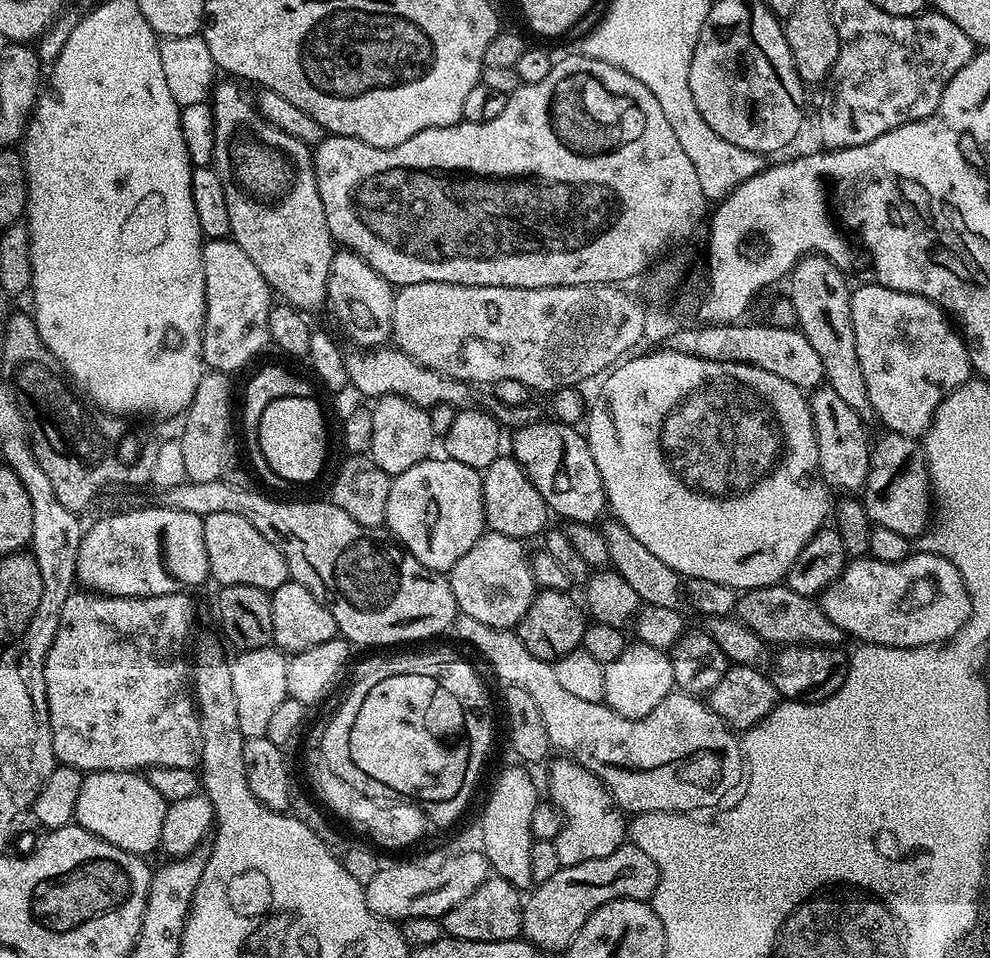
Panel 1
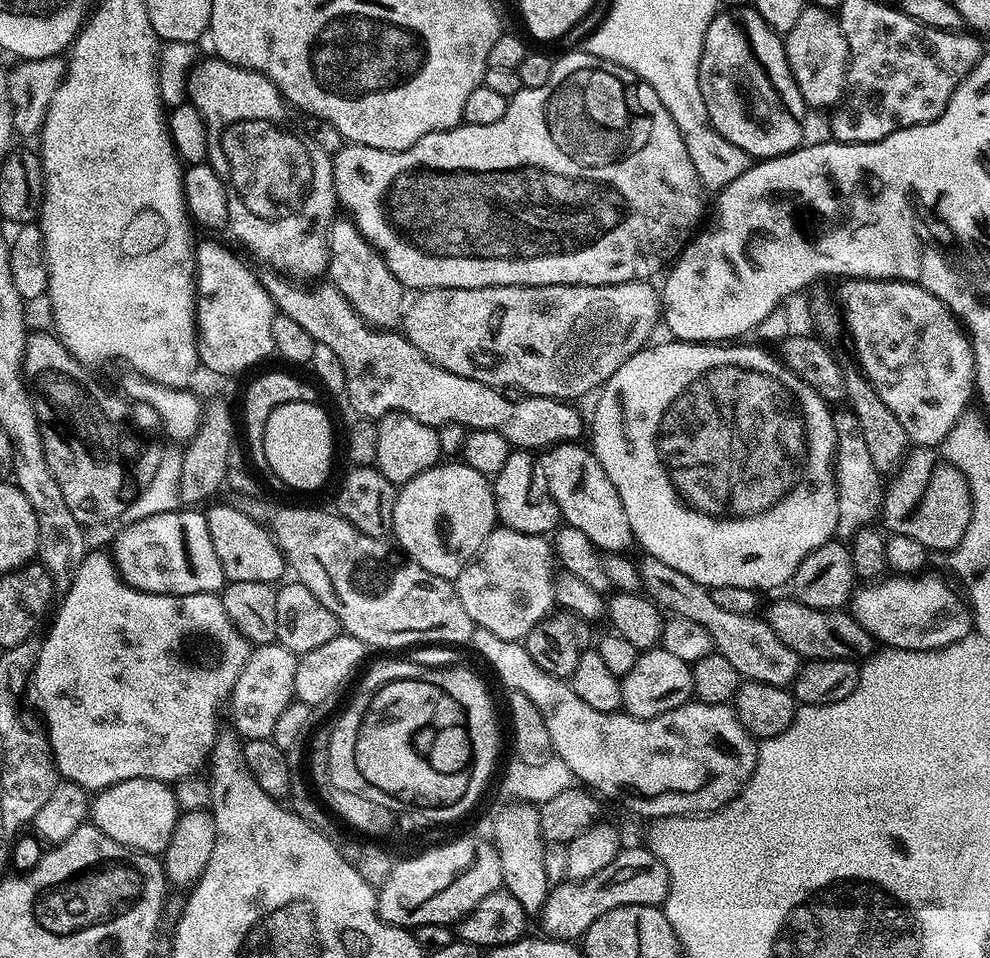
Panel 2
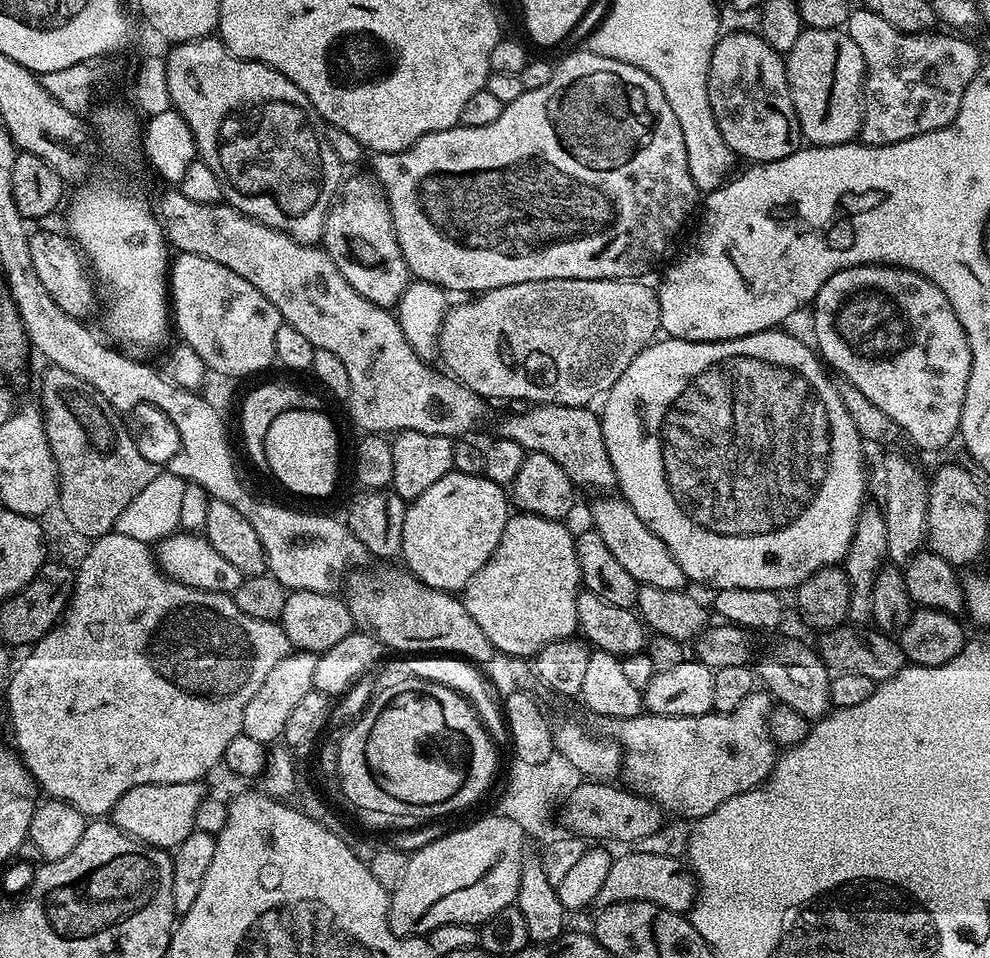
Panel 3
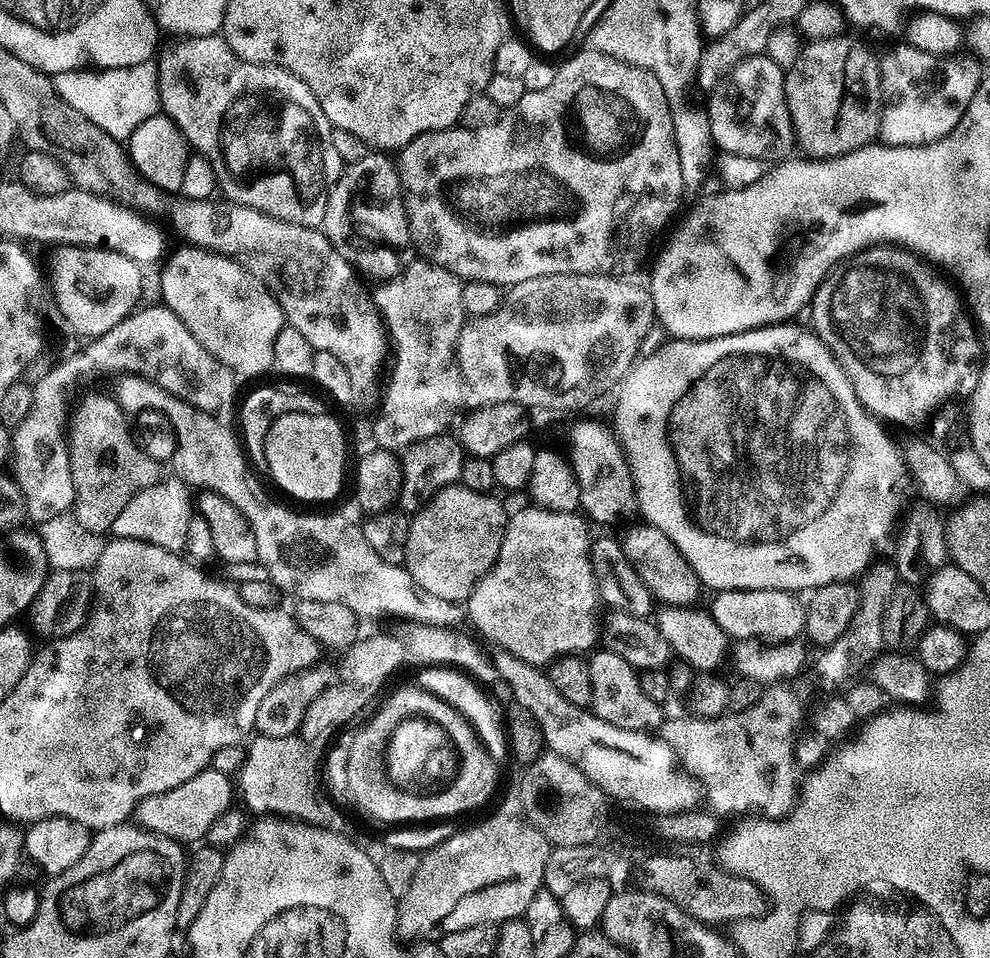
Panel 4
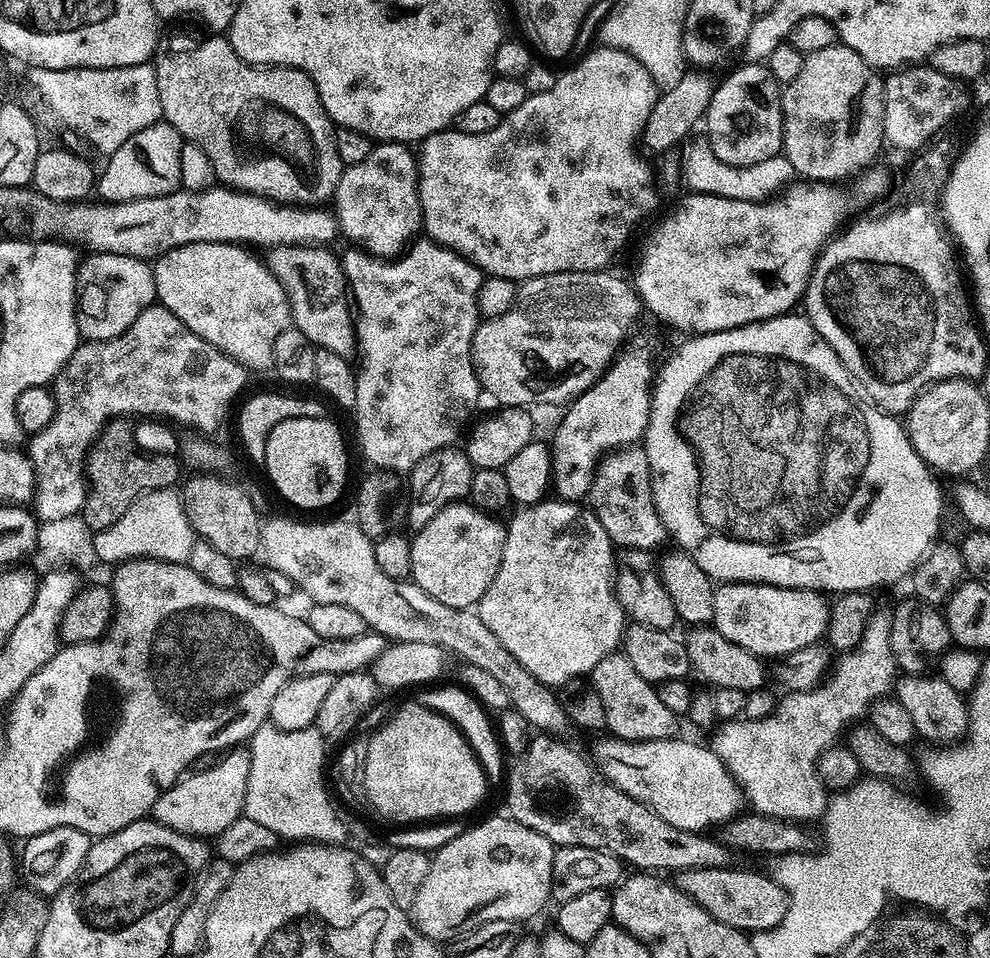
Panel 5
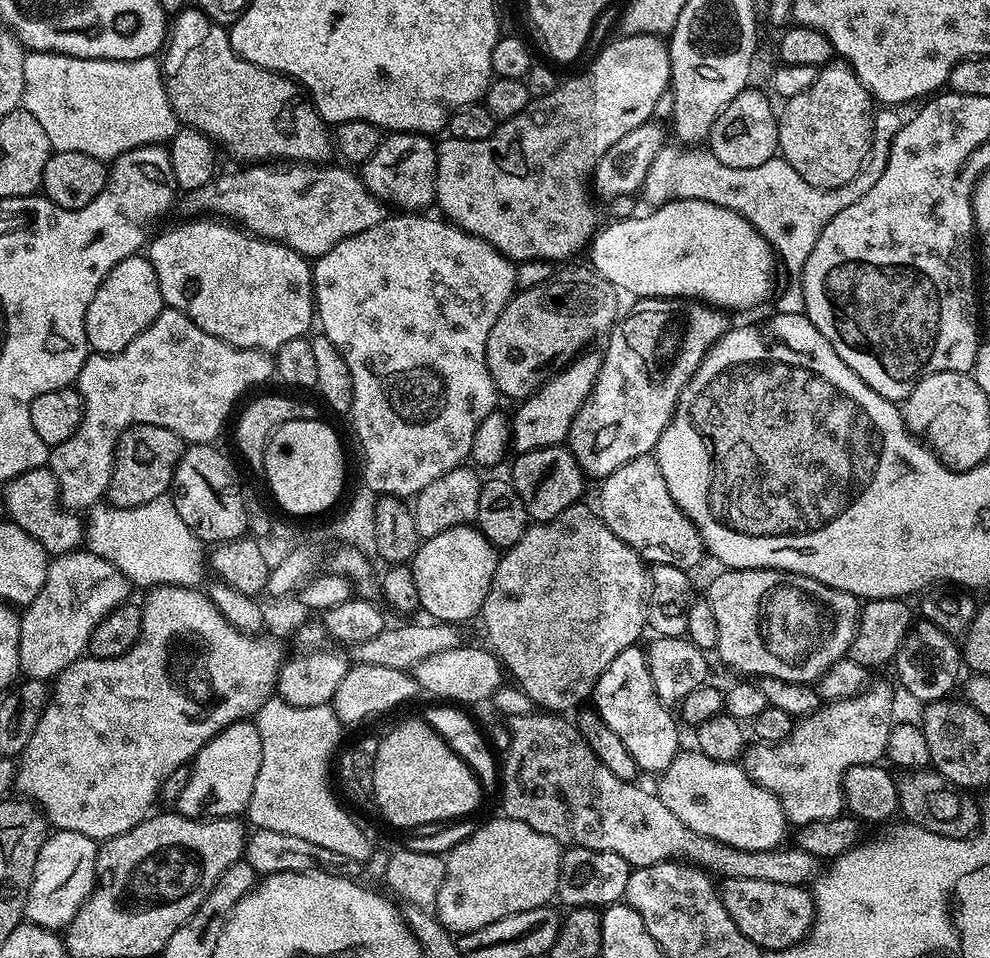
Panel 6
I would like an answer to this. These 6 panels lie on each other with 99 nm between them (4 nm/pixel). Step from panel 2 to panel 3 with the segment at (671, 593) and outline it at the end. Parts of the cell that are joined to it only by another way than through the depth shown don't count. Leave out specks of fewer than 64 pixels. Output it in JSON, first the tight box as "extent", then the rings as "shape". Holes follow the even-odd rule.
{"extent":[754,640,830,722],"shape":[[[788,640],[769,660],[755,665],[754,671],[769,696],[779,703],[790,706],[790,710],[798,710],[798,714],[805,716],[809,722],[815,722],[821,716],[828,715],[830,669],[821,660],[820,653],[815,647],[807,648],[796,640]]]}

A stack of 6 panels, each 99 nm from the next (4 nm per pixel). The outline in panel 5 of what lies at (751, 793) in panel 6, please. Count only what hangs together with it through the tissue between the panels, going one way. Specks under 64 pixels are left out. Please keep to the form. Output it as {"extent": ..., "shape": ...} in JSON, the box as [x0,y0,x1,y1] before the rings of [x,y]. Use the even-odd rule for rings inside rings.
{"extent":[594,738,742,833],"shape":[[[607,738],[596,748],[594,763],[605,780],[642,802],[658,818],[678,830],[703,833],[715,824],[724,826],[741,815],[742,793],[739,784],[711,747],[703,748],[692,740],[617,740]]]}

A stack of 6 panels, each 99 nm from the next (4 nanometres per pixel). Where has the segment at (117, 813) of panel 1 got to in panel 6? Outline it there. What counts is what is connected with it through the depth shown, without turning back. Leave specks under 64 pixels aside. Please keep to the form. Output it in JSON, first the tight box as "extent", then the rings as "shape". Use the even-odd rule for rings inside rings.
{"extent":[174,719,262,820],"shape":[[[251,719],[239,720],[223,728],[202,746],[200,755],[190,765],[190,780],[182,786],[182,794],[174,803],[175,811],[192,820],[236,818],[247,813],[250,794],[254,794],[254,781],[262,767],[262,738],[255,723]]]}

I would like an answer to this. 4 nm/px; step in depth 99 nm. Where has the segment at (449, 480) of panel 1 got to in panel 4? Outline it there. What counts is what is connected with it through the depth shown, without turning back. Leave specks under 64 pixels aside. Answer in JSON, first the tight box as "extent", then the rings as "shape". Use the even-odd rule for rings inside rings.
{"extent":[403,483,509,604],"shape":[[[461,483],[451,484],[434,494],[427,506],[409,519],[403,566],[407,568],[418,589],[455,604],[467,601],[474,586],[478,586],[490,566],[494,566],[498,550],[502,546],[504,527],[508,525],[509,513],[504,512],[503,506],[494,497],[492,494],[475,493]]]}

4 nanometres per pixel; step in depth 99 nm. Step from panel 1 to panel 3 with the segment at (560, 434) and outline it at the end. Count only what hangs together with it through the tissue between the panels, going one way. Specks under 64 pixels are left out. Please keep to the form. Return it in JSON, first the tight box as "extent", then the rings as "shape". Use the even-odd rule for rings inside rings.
{"extent":[591,498,686,590],"shape":[[[596,498],[592,504],[592,524],[591,527],[610,546],[610,554],[618,558],[618,563],[626,569],[626,574],[634,578],[637,585],[658,586],[658,590],[681,590],[685,587],[686,577],[682,566],[674,562],[670,550],[666,550],[666,544],[658,538],[634,514],[634,510],[624,501],[623,498],[616,500],[604,500],[608,498]]]}

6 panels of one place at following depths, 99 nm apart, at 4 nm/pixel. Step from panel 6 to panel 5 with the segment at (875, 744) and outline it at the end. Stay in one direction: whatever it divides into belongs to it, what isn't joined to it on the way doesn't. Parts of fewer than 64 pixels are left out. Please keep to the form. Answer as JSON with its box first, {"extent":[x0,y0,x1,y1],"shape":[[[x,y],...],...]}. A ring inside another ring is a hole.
{"extent":[714,610,898,822],"shape":[[[880,610],[873,611],[872,617],[866,622],[866,630],[862,634],[862,638],[858,642],[858,646],[850,652],[843,653],[835,661],[834,667],[831,669],[830,675],[825,679],[823,684],[820,684],[817,688],[812,688],[809,692],[788,692],[787,695],[777,703],[776,708],[772,712],[772,715],[766,718],[760,718],[758,720],[746,720],[743,718],[737,718],[730,720],[719,725],[718,731],[715,733],[716,744],[714,743],[714,750],[718,754],[718,758],[726,766],[726,770],[739,784],[740,790],[745,801],[748,800],[753,804],[751,806],[757,813],[763,816],[772,816],[775,819],[792,820],[799,822],[814,822],[812,820],[819,821],[823,817],[825,808],[828,807],[830,799],[829,793],[824,787],[824,783],[818,778],[818,762],[820,761],[820,755],[828,748],[835,748],[841,743],[842,737],[855,725],[857,722],[869,715],[872,709],[885,699],[893,691],[894,685],[898,679],[898,669],[896,667],[896,659],[894,654],[890,650],[890,622],[892,621],[891,611]]]}

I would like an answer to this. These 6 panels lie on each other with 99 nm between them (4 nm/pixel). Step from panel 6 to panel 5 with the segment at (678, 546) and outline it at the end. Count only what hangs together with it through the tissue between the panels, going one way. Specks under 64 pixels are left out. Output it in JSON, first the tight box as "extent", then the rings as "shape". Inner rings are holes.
{"extent":[586,446,669,553],"shape":[[[629,446],[609,452],[596,467],[596,477],[586,497],[587,507],[602,522],[602,530],[620,550],[651,553],[669,539],[662,518],[654,506],[652,475],[643,447]]]}

